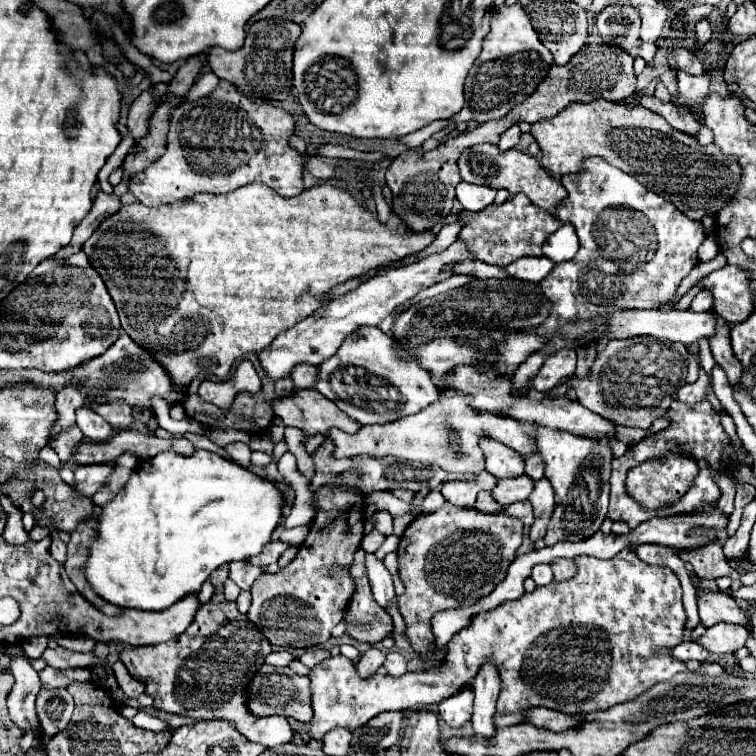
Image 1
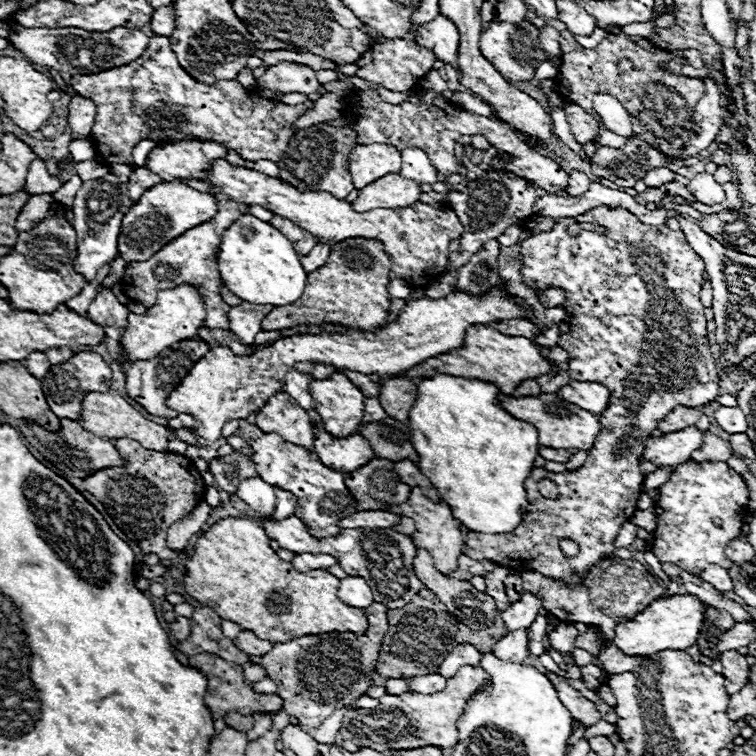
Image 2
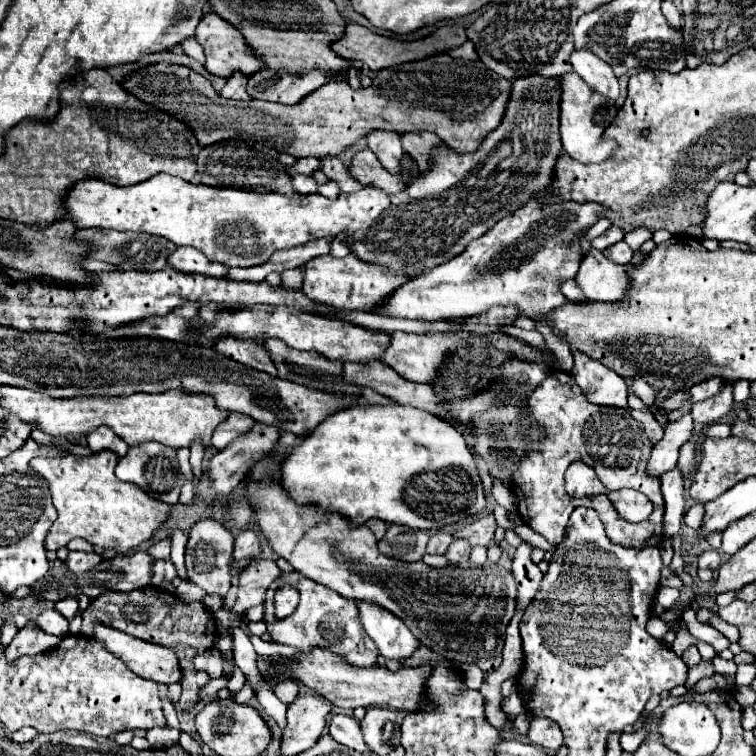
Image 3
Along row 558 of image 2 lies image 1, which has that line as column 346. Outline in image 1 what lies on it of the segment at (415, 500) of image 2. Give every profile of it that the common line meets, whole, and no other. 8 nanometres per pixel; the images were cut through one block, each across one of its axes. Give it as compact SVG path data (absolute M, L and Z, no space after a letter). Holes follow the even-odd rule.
M444 392L436 402L426 406L414 416L400 418L390 424L374 424L374 426L362 426L356 434L346 434L342 430L334 430L328 438L334 440L336 452L334 458L352 458L358 454L370 454L370 456L396 456L406 460L418 460L418 462L432 462L444 468L452 478L460 478L462 474L478 474L484 470L485 457L480 440L490 438L496 442L506 444L508 448L516 450L518 454L530 456L534 454L536 442L528 434L524 434L522 426L508 416L498 416L490 412L478 412L470 408L472 398L456 394L456 392ZM452 436L458 438L458 456L452 448Z

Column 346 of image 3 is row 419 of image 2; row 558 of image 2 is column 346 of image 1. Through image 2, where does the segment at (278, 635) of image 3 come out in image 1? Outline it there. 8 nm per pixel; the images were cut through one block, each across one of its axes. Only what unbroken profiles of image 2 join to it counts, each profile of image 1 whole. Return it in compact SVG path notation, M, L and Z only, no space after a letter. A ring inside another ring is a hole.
M344 474L338 482L340 484L324 486L316 492L316 516L296 558L276 574L262 574L252 586L248 618L274 646L312 648L324 644L330 638L332 628L344 618L346 604L354 594L354 580L340 566L352 564L354 552L364 538L364 518L360 510L364 496L354 488L358 486L356 474ZM312 534L322 534L324 538L330 538L330 542L316 542L314 546L308 546Z

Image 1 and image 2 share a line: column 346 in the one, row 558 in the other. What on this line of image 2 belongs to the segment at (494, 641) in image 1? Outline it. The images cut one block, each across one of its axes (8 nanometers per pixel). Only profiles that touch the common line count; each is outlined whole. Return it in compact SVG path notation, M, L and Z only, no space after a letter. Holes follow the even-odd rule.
M686 462L672 468L672 478L658 488L660 496L656 502L658 514L658 528L654 532L654 548L652 552L660 562L676 564L678 568L690 570L692 574L700 574L704 566L718 564L730 568L732 562L726 558L724 548L726 544L740 534L740 528L748 516L748 488L738 472L734 472L726 462Z

